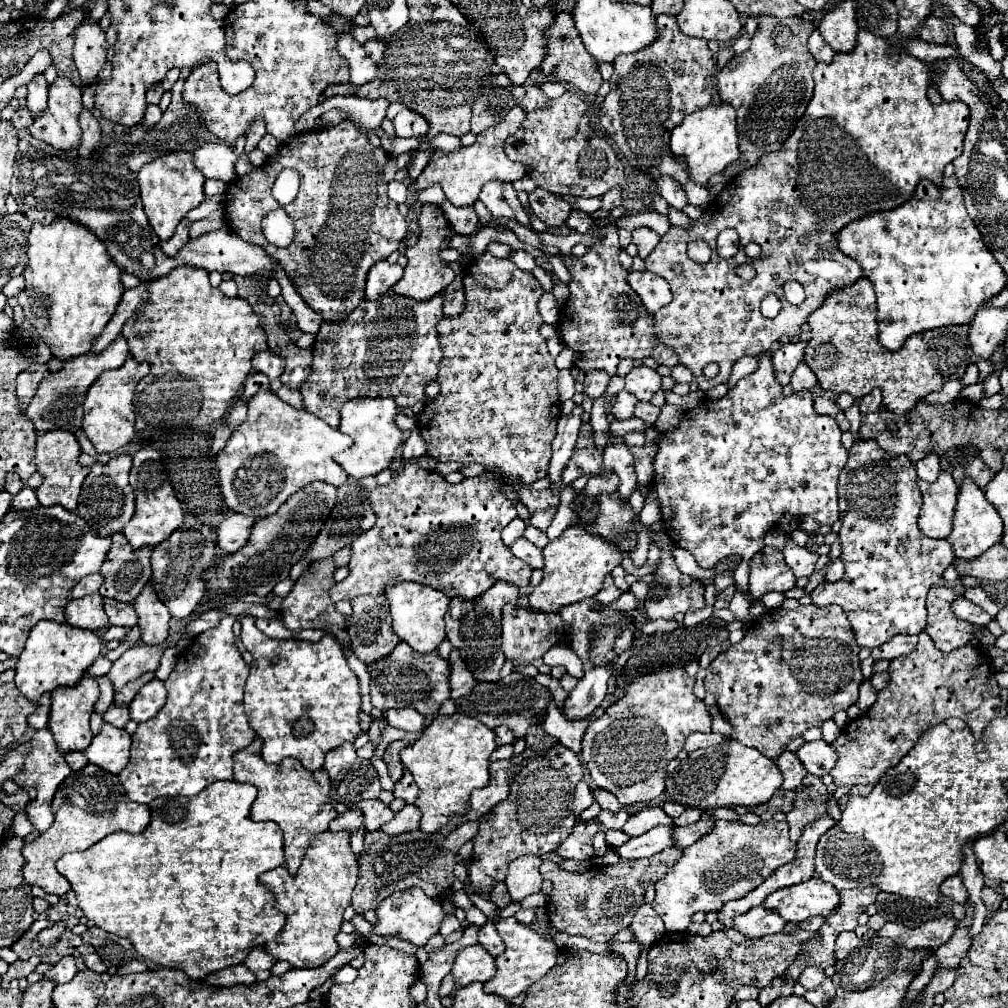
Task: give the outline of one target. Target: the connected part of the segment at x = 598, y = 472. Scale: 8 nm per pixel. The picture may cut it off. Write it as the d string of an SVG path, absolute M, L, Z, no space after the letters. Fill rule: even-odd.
M585 422L579 432L579 440L575 444L573 456L569 458L569 464L565 472L561 472L563 484L571 484L579 476L611 476L611 470L603 466L603 454L595 446L595 436L591 422Z

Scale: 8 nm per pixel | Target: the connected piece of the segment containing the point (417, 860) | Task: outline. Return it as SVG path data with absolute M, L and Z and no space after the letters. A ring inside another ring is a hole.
M485 814L475 822L465 822L457 826L455 830L449 832L447 838L439 832L425 834L421 830L407 832L403 836L387 836L381 830L367 832L363 852L359 854L359 882L353 888L353 900L351 900L357 914L361 914L367 908L375 910L381 904L381 900L387 898L389 894L397 890L413 888L413 886L423 888L425 894L431 898L439 898L439 894L445 888L451 888L453 866L455 866L455 856L459 848L465 842L473 840L481 820L489 820L489 814Z

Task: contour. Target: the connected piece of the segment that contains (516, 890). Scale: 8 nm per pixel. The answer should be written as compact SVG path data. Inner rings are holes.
M521 856L509 864L505 884L511 900L521 902L525 896L541 890L541 882L543 882L539 872L541 862L543 860L539 856Z

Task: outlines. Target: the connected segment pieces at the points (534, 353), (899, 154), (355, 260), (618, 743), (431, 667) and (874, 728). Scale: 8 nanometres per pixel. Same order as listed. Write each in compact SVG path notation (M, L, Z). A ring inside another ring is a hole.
M489 252L481 258L475 258L465 274L465 310L455 316L455 318L445 318L439 322L439 334L441 334L441 348L443 348L443 360L439 366L439 376L437 382L441 384L441 394L433 400L429 400L423 408L423 412L419 414L419 432L423 436L423 440L427 442L427 454L437 458L439 462L477 462L481 464L487 472L495 472L501 474L505 478L505 482L511 480L517 484L533 484L539 478L547 476L547 468L549 468L549 456L551 456L551 442L555 438L555 428L557 428L557 420L561 416L561 404L559 404L559 396L557 396L557 366L555 360L551 358L551 354L547 352L547 344L539 334L539 326L543 324L543 318L537 310L537 300L543 294L543 288L539 286L537 278L531 272L523 272L519 270L511 260L501 260L491 256Z
M859 30L857 46L851 52L835 54L831 64L819 62L813 70L813 80L815 92L805 110L805 116L799 120L797 128L789 140L785 140L781 150L769 156L761 156L757 164L739 172L731 182L725 184L721 194L713 198L713 204L705 208L701 218L695 220L691 232L671 226L665 234L669 242L661 238L657 248L645 258L647 270L663 276L671 284L673 292L673 300L653 316L657 342L677 352L679 364L691 370L693 380L703 392L717 384L725 384L731 376L733 364L739 358L759 356L785 334L789 338L799 336L799 326L813 310L821 306L829 290L841 288L843 284L851 284L861 278L861 266L853 258L843 256L843 252L837 248L835 232L861 216L877 210L891 210L907 202L913 196L917 182L923 178L941 184L943 168L963 152L963 138L969 126L967 104L929 102L927 88L931 72L927 64L907 54L899 44L889 44L881 36ZM725 228L733 228L739 234L739 252L733 258L717 258L715 252L715 240ZM689 236L709 242L713 254L707 264L697 264L687 256L687 246L683 244L689 242ZM749 242L769 244L769 248L765 248L765 256L761 260L751 260L757 272L755 278L743 280L735 270L741 264L747 264L743 246ZM675 264L681 266L679 274L673 272ZM787 280L797 280L805 288L807 300L799 306L781 302L781 312L773 320L763 320L759 312L761 300L767 294L775 294L783 300L783 284ZM711 362L719 366L719 374L715 378L707 378L703 374L703 368Z
M343 120L333 128L303 132L283 142L283 146L273 156L269 156L263 166L255 168L249 176L239 178L235 184L229 186L225 196L225 216L229 220L229 226L235 226L235 232L243 240L265 246L271 256L281 260L285 272L289 272L289 276L295 276L293 284L297 292L313 310L321 312L325 320L343 320L351 310L357 308L359 300L365 298L365 276L369 268L377 260L385 260L391 252L399 250L403 238L409 232L407 220L399 214L397 204L387 198L387 184L383 180L383 168L387 166L387 162L389 154L381 146L373 146L367 136L361 134L349 120ZM283 168L295 168L301 176L299 194L287 206L281 206L271 196L271 186ZM277 208L287 210L289 218L295 224L295 238L289 248L277 248L269 244L261 230L263 218Z
M683 668L637 678L631 682L627 694L617 704L607 708L599 720L593 720L589 724L581 742L583 748L579 756L587 766L593 782L599 788L615 794L623 806L649 802L657 798L665 790L665 766L681 752L685 738L693 732L705 732L705 734L711 732L711 716L707 712L705 702L695 698L693 682L695 678L691 678Z
M399 642L395 646L395 650L369 664L369 676L371 676L371 704L383 712L387 712L389 708L401 708L401 706L411 706L417 712L421 712L423 716L435 716L441 710L441 704L449 698L449 672L451 672L451 664L449 660L441 658L439 652L429 652L425 656L413 652L409 648L409 644Z
M921 632L917 648L909 656L895 658L887 672L891 680L889 686L877 694L877 702L867 712L847 722L839 738L831 744L837 752L837 766L829 772L835 786L875 786L889 768L901 762L925 730L947 718L961 718L969 724L973 736L981 738L991 720L1007 714L1007 706L999 696L1001 686L993 678L993 662L977 640L945 654Z

